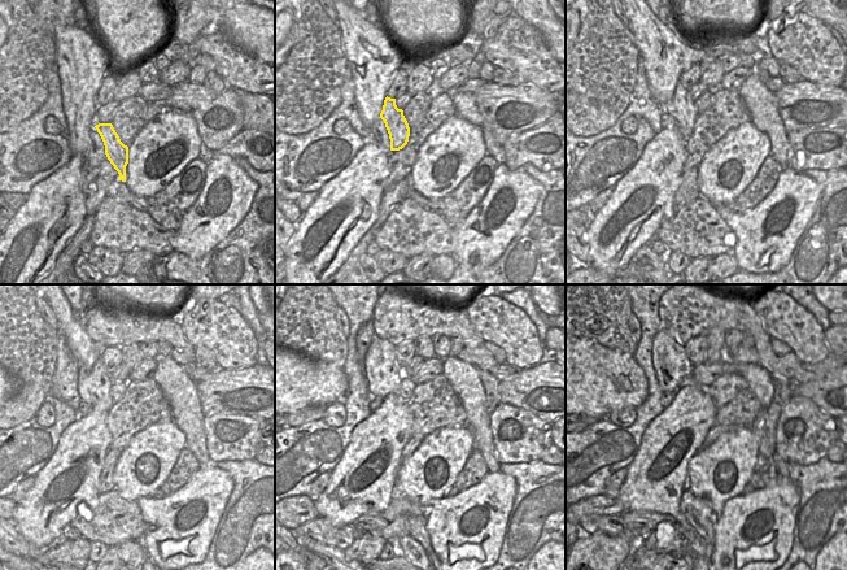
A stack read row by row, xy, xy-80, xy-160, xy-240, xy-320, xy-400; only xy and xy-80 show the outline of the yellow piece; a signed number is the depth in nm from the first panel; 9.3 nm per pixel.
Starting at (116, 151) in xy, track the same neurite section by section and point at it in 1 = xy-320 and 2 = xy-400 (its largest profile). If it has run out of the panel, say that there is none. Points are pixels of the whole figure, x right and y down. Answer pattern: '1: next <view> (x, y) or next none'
1: next xy-320 (380, 366)
2: next xy-400 (671, 364)

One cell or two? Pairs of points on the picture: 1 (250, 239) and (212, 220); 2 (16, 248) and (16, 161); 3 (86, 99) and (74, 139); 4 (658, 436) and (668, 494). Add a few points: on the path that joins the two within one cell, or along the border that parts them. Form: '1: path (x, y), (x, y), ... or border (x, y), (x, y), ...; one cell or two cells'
1: border (250, 204), (244, 218), (210, 249); two cells
2: border (51, 174), (40, 179), (27, 195); two cells
3: path (81, 109), (79, 129); one cell
4: path (658, 452), (647, 469), (647, 477), (653, 481); one cell

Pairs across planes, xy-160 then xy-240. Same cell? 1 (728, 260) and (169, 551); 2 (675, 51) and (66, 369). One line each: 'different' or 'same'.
1: different
2: different

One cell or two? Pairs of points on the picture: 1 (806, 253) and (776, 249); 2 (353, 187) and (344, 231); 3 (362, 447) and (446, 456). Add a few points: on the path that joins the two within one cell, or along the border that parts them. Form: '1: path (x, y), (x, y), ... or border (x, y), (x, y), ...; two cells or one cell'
1: border (807, 225), (795, 244), (790, 260), (777, 270); two cells
2: path (353, 198), (344, 221); one cell
3: border (402, 460), (396, 473), (396, 488); two cells

